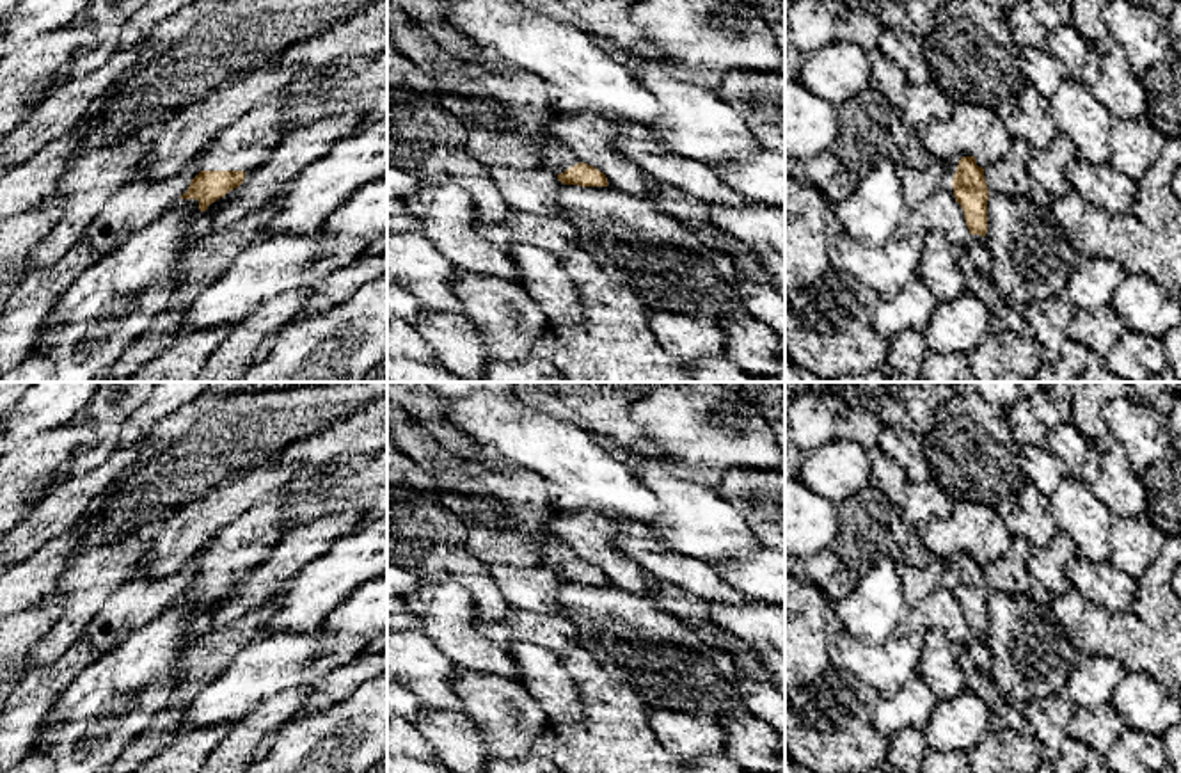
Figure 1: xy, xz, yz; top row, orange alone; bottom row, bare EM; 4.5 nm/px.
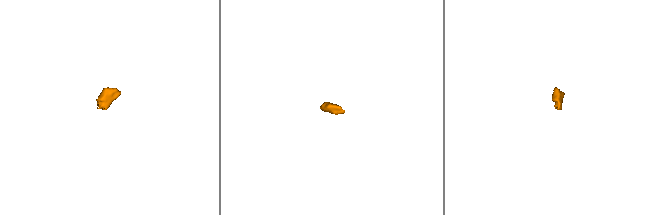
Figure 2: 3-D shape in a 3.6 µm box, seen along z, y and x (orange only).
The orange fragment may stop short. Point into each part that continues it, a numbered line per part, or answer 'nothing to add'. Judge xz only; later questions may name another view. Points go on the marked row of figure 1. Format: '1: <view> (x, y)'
1: xz (556, 157)

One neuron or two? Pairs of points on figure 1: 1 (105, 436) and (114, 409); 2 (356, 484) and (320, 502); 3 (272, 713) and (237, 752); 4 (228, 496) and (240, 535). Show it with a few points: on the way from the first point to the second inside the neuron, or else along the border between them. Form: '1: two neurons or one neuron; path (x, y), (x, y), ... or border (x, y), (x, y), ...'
1: one neuron; path (107, 429), (107, 416)
2: one neuron; path (347, 489), (329, 496)
3: one neuron; path (263, 722), (242, 743)
4: two neurons; border (270, 496), (212, 537)

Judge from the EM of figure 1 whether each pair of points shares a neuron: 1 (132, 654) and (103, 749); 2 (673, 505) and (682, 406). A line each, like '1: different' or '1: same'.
1: same
2: different

